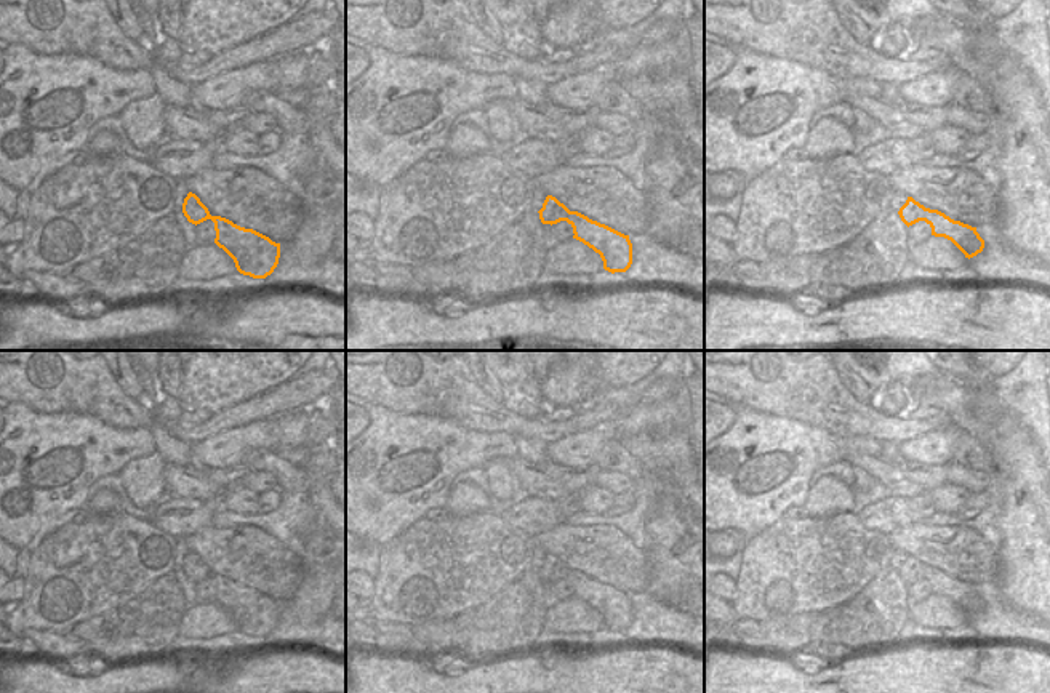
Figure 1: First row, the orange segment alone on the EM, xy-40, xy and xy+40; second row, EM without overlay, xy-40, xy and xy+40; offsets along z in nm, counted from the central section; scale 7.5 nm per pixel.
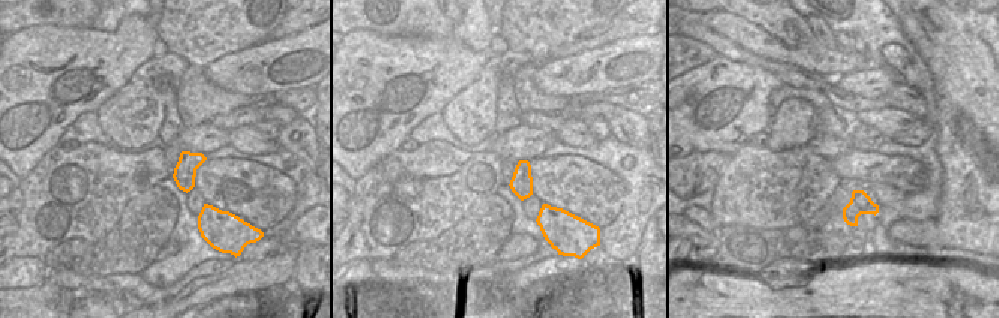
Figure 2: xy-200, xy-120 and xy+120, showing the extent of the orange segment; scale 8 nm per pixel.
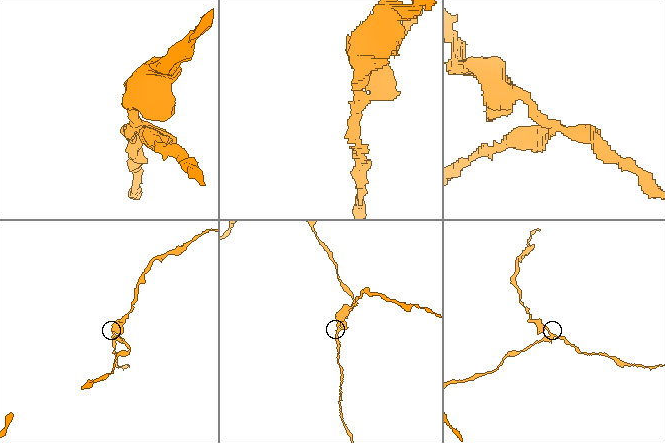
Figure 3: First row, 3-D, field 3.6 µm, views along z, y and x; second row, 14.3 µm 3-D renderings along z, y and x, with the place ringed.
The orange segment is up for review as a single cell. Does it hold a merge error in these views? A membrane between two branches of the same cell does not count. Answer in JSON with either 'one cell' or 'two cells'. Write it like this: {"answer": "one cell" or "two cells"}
{"answer": "two cells"}

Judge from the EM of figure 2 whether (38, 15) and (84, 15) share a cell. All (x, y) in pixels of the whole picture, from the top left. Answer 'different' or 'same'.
same

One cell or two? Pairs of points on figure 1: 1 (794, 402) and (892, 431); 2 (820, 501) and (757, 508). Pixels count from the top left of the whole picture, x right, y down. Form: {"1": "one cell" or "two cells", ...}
{"1": "one cell", "2": "two cells"}

